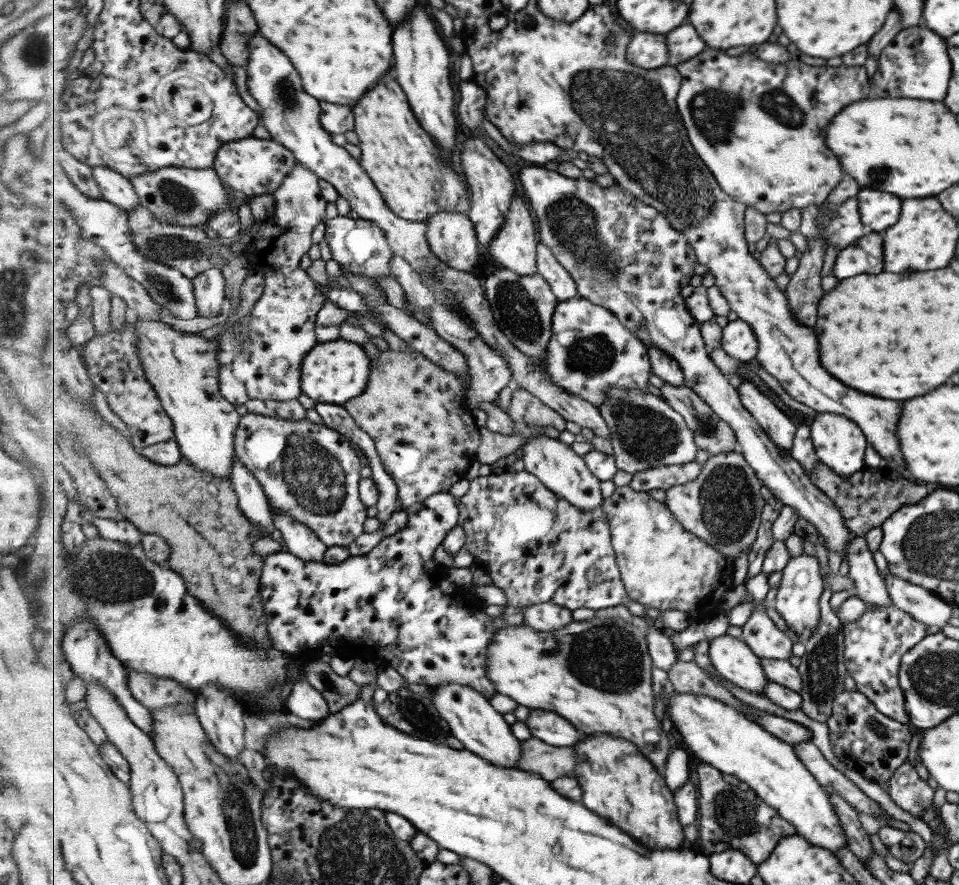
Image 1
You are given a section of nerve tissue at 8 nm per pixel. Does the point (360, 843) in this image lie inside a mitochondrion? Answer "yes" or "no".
yes

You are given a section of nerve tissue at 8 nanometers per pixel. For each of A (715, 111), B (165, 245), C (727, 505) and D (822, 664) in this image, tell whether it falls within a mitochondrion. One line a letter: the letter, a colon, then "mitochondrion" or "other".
A: mitochondrion
B: mitochondrion
C: mitochondrion
D: mitochondrion

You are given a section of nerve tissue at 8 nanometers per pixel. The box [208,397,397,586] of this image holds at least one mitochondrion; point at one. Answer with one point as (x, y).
(312, 474)

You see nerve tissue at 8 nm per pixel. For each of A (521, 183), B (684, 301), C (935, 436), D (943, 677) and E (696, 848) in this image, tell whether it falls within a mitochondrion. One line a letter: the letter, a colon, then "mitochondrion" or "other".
A: other
B: other
C: other
D: mitochondrion
E: other

